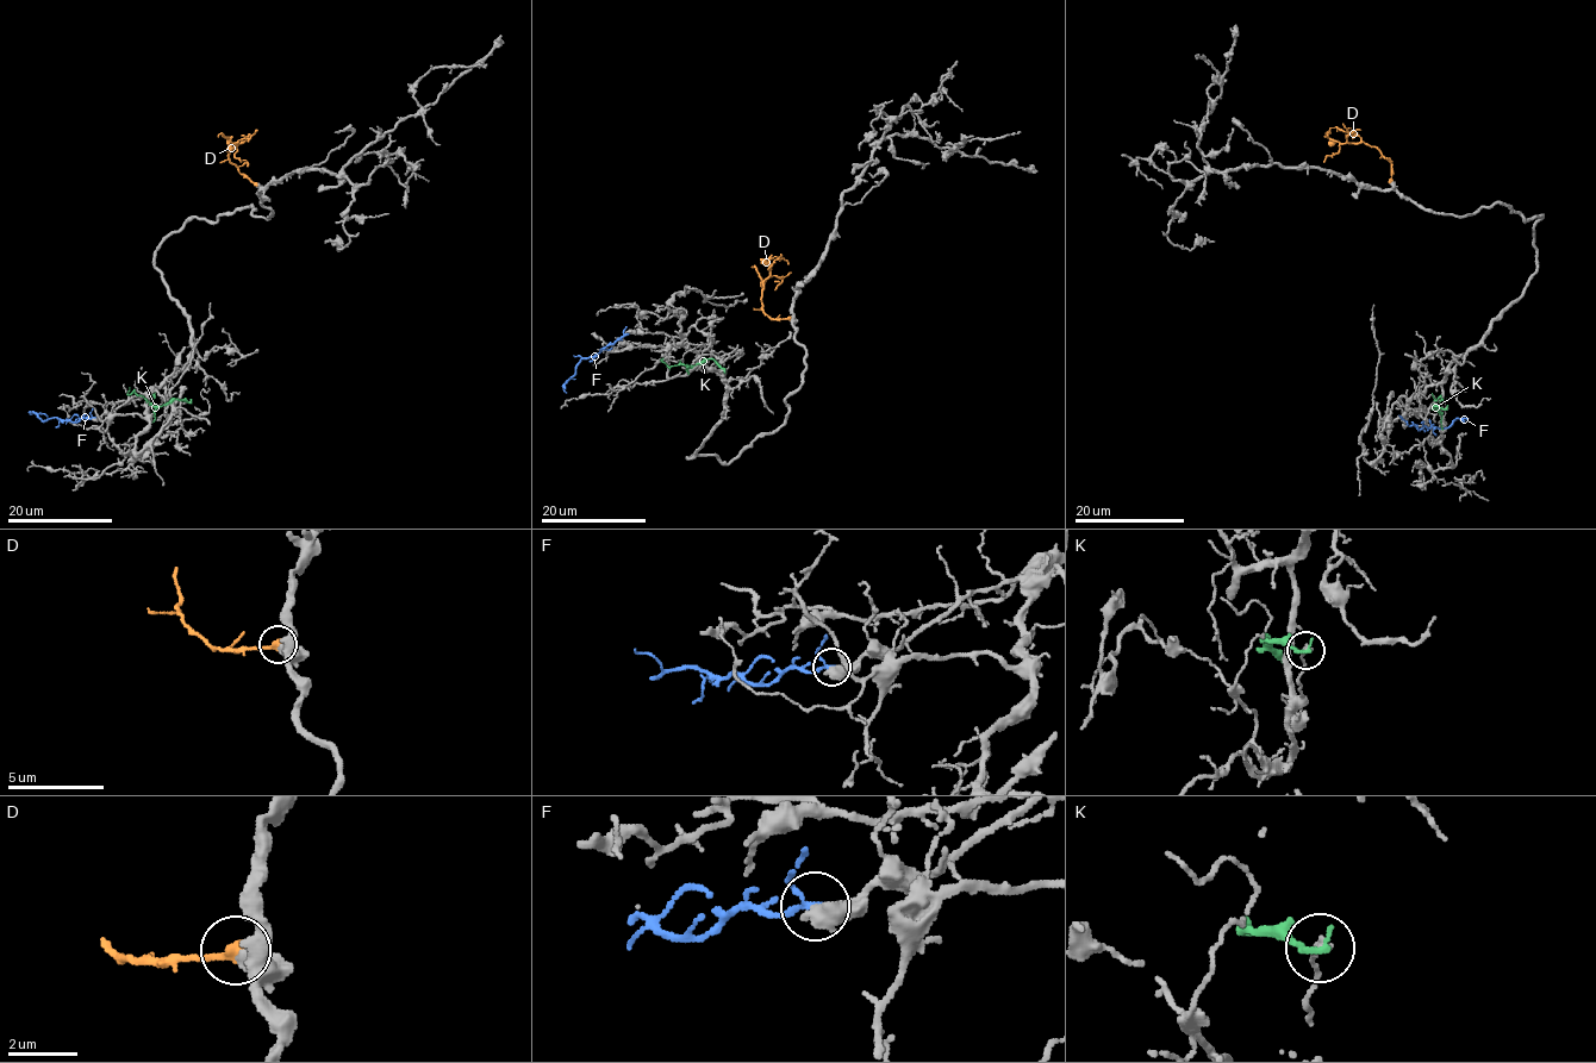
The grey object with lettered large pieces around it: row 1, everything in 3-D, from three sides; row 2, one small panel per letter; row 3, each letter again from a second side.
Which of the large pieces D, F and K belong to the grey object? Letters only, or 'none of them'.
F

